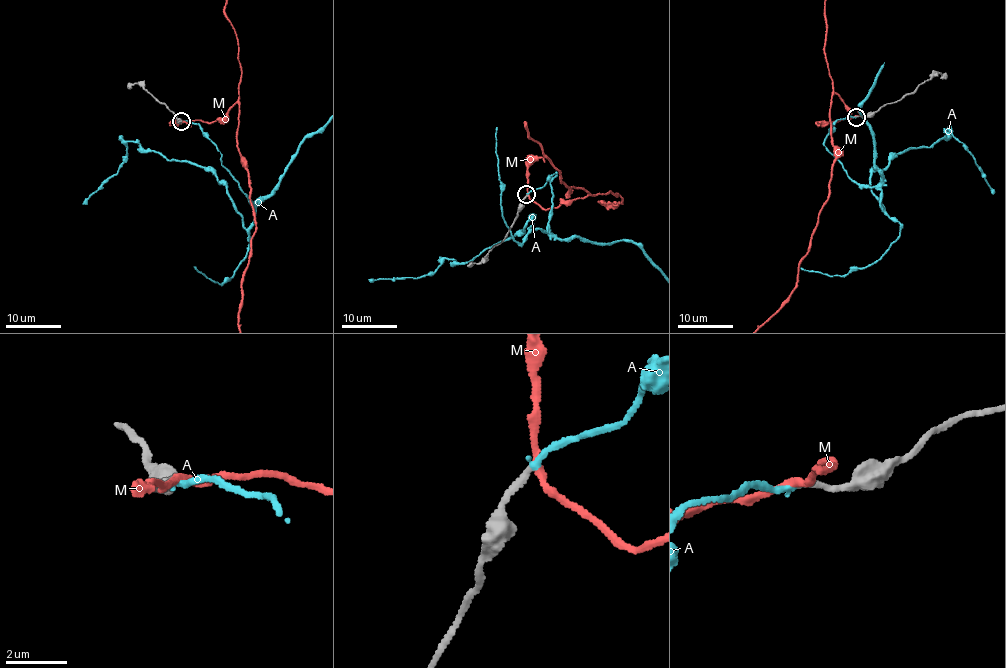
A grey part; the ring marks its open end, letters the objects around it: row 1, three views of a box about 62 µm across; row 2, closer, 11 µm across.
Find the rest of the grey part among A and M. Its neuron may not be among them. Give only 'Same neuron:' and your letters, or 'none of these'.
Same neuron: A

